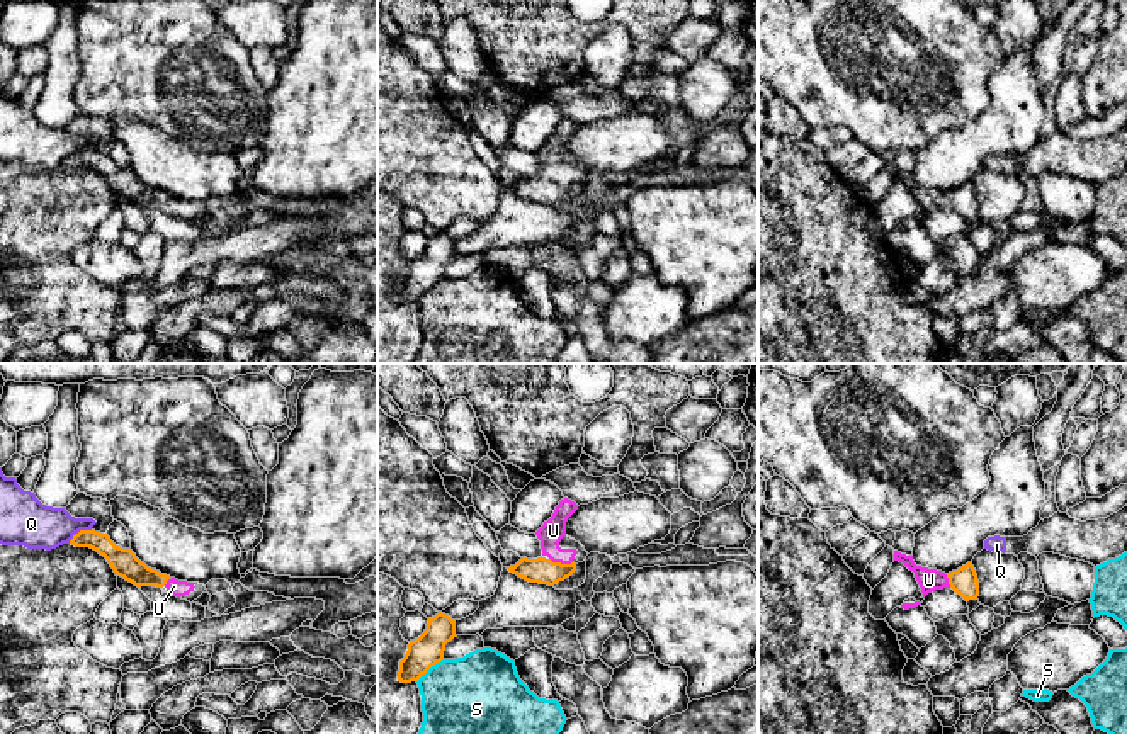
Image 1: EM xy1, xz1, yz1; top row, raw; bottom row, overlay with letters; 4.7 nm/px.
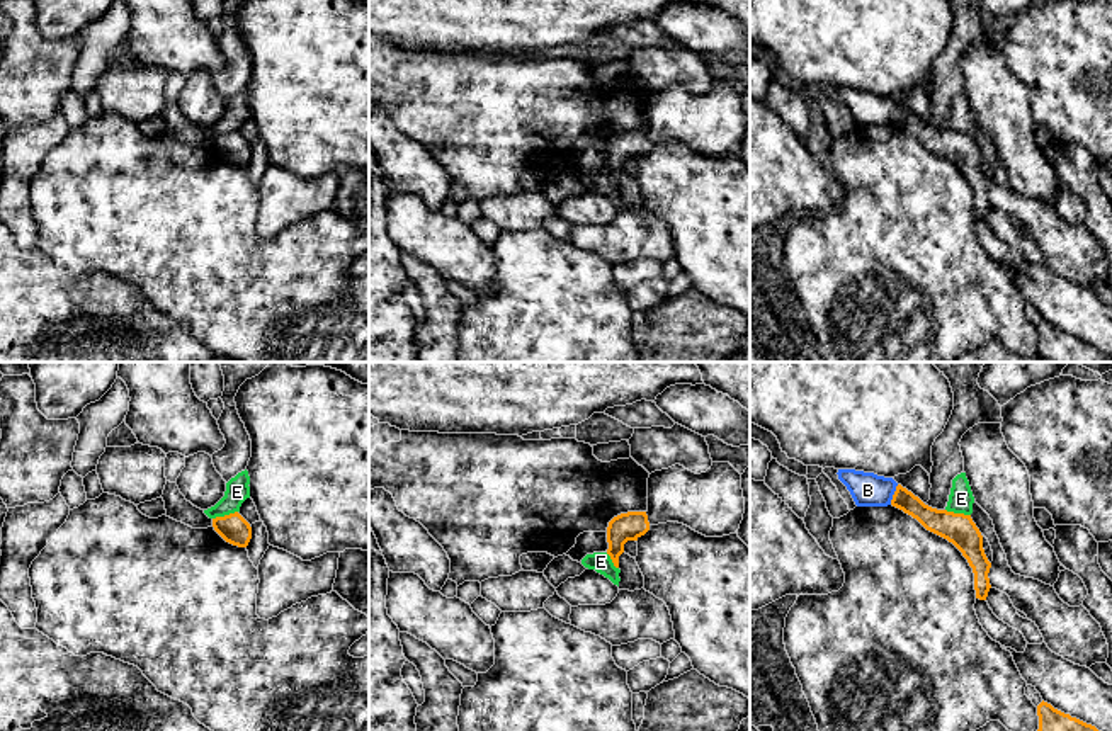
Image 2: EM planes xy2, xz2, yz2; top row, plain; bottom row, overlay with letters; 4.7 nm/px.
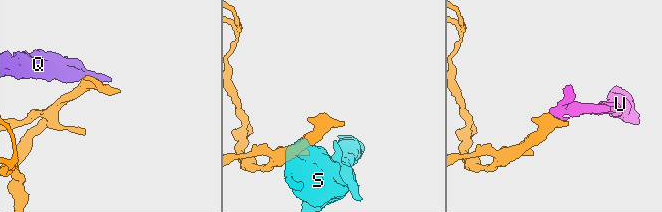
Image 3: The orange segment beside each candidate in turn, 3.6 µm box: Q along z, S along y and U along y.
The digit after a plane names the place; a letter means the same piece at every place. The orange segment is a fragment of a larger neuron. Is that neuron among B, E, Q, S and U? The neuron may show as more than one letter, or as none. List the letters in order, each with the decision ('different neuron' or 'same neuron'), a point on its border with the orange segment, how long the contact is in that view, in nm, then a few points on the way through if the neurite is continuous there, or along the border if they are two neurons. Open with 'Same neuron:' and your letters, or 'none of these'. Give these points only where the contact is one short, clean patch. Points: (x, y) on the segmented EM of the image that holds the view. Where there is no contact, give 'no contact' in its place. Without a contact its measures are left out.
Same neuron: U
B: different neuron; meets orange in yz2 at (893, 495); contact 100 nm long; border along yz2 (898, 485), (890, 504)
E: different neuron; meets orange in xy2 at (225, 515); contact 130 nm long; border along xy2 (237, 510), (213, 519)
Q: different neuron; meets orange in xy1 at (80, 530); contact 130 nm long; border along xy1 (90, 529), (80, 529), (68, 542)
S: different neuron; meets orange in xz1 at (429, 668); contact 170 nm long; border along xz1 (442, 658), (417, 682)
U: same neuron; meets orange in xz1 at (560, 563); contact 110 nm long; runs through xz1 (544, 571), (551, 571), (560, 563), (553, 551), (553, 530)

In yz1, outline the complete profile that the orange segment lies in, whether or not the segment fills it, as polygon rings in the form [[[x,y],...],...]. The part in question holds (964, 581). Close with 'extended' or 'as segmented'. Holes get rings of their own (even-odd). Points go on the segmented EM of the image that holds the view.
[[[894,550],[894,561],[903,562],[909,571],[915,573],[915,578],[921,588],[923,598],[943,588],[952,588],[957,595],[960,595],[966,601],[977,600],[979,596],[979,581],[972,562],[952,571],[949,574],[916,566],[913,556],[901,554]]] | extended

